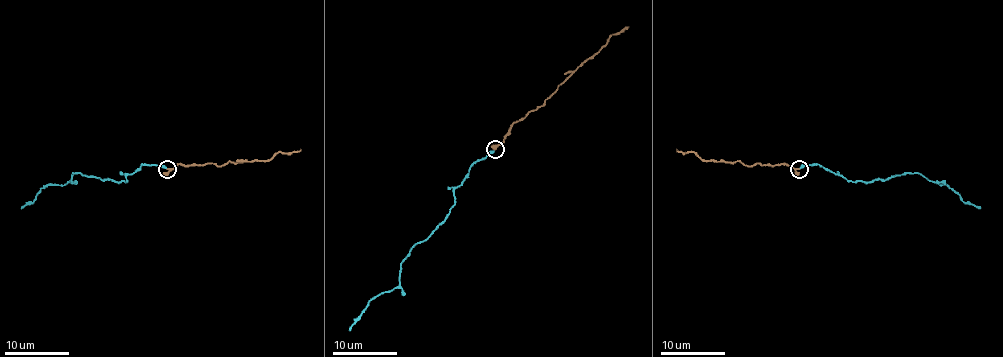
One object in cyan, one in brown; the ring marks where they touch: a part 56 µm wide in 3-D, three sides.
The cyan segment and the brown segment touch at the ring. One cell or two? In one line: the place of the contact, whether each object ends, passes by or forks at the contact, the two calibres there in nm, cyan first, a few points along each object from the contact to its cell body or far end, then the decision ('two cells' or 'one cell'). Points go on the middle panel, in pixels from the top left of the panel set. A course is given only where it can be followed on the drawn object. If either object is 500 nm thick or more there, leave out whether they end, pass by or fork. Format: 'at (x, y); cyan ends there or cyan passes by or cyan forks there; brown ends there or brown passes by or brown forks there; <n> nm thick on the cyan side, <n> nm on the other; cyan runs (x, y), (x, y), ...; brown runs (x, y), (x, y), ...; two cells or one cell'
at (495, 149); cyan ends there; brown passes by; 300 nm thick on the cyan side, 160 nm on the other; cyan runs (495, 149), (470, 167), (454, 189), (448, 217), (411, 249), (401, 263), (400, 284), (374, 297), (350, 331); brown runs (495, 149), (507, 130), (543, 104), (612, 35), (628, 27); one cell

